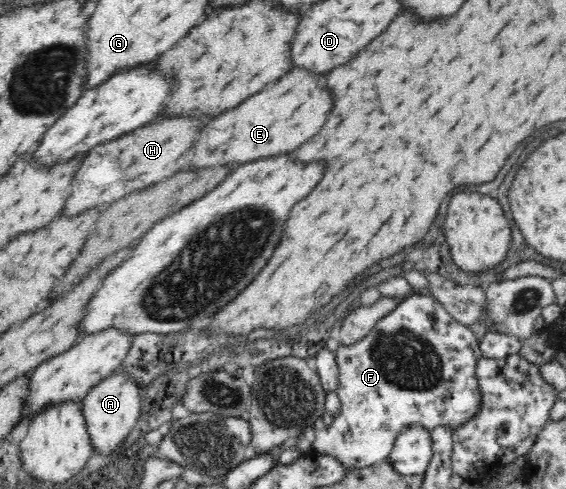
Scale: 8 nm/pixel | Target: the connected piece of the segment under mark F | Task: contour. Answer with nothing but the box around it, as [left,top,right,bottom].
[309,295,481,473]

